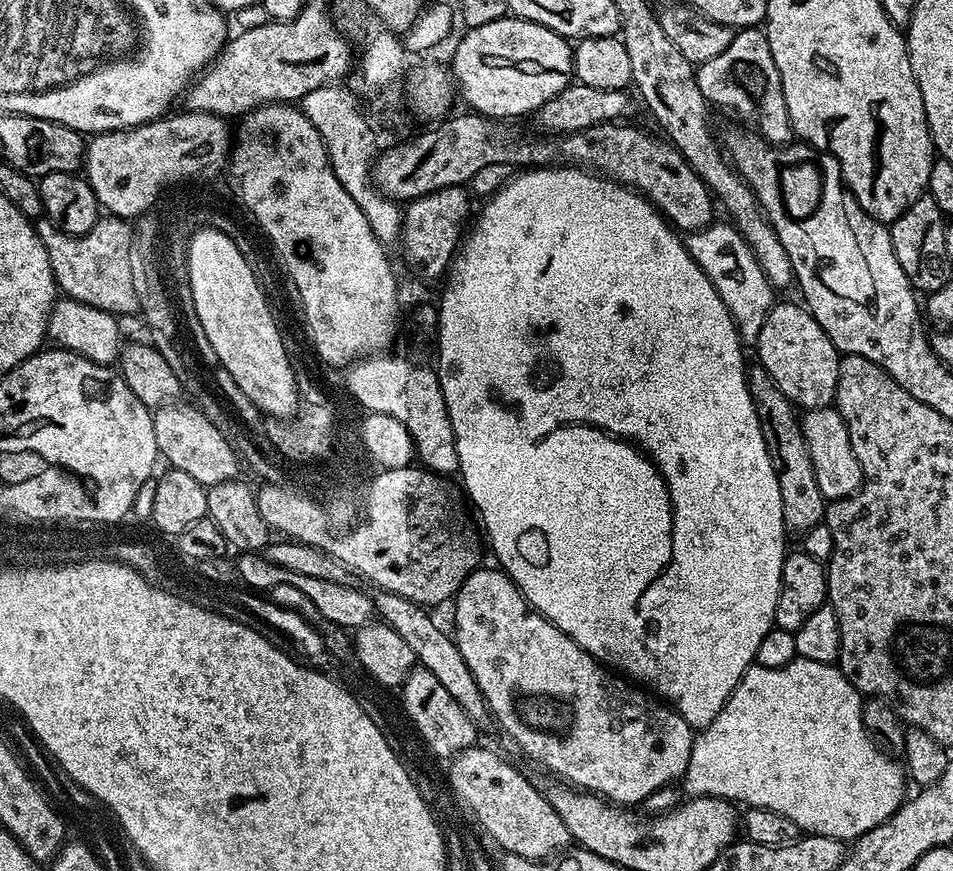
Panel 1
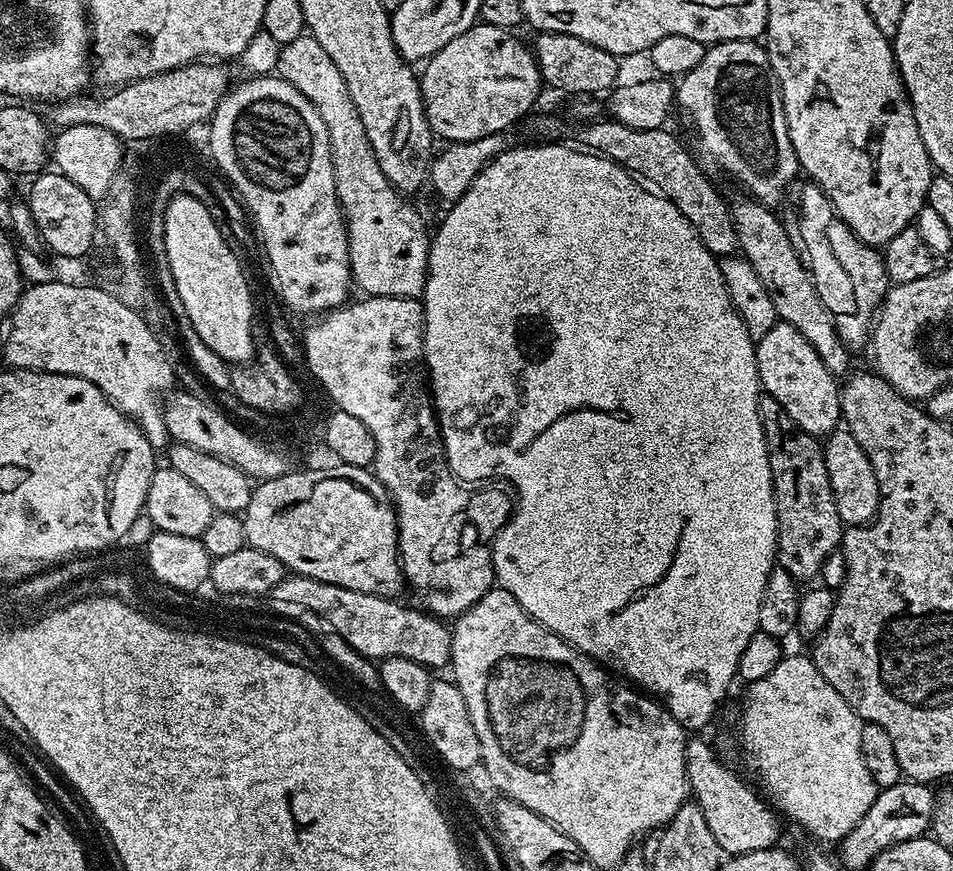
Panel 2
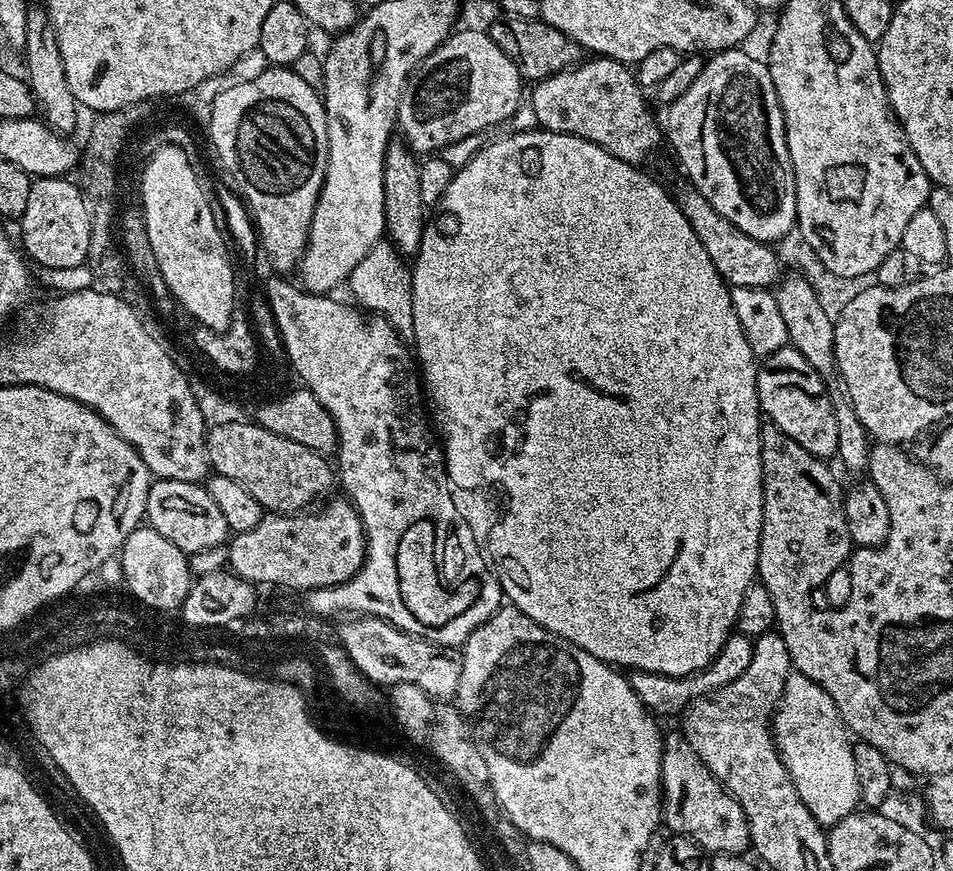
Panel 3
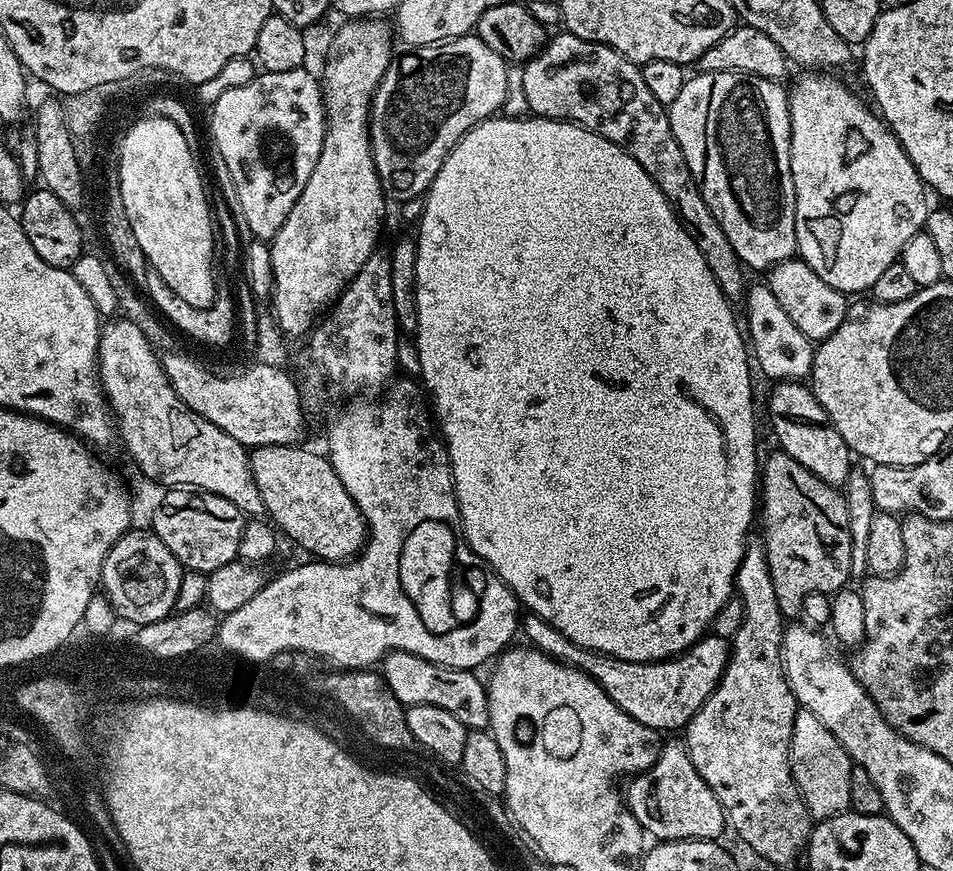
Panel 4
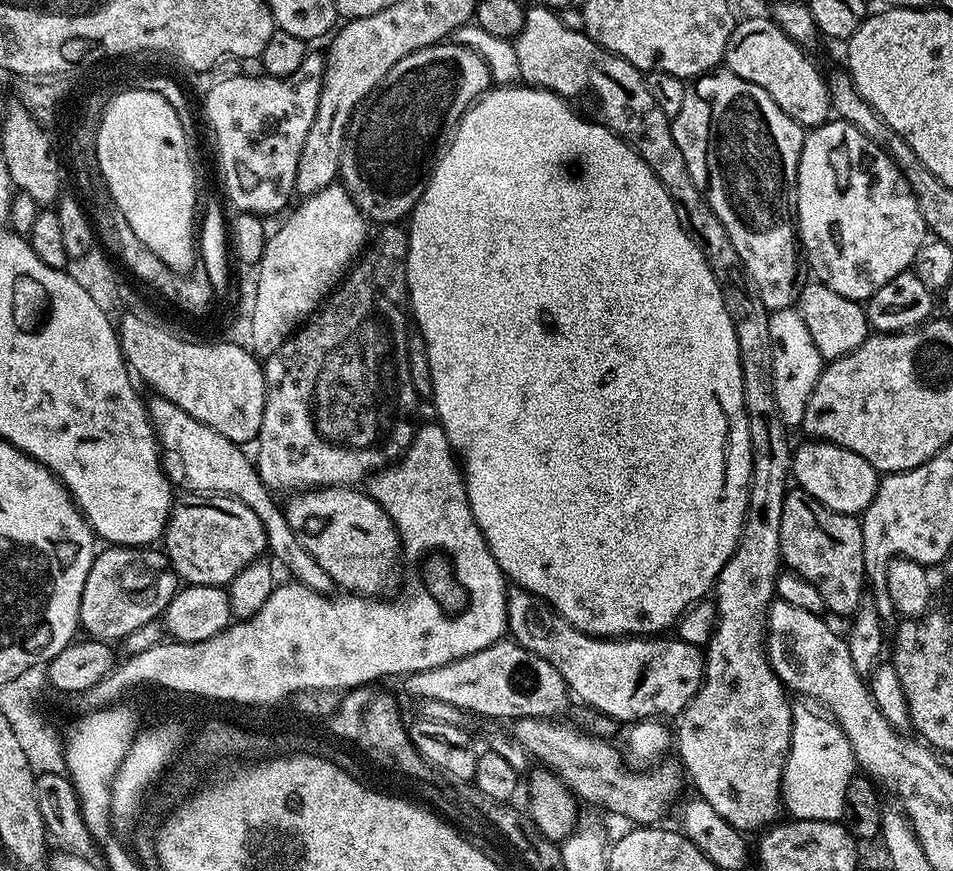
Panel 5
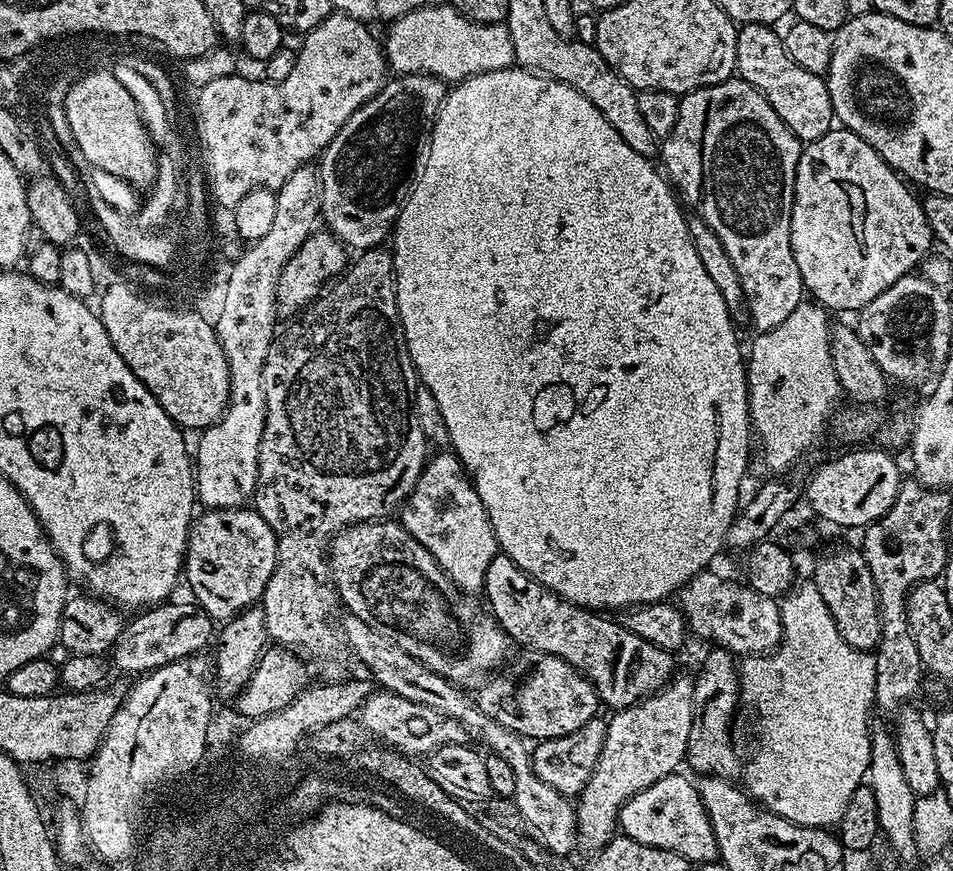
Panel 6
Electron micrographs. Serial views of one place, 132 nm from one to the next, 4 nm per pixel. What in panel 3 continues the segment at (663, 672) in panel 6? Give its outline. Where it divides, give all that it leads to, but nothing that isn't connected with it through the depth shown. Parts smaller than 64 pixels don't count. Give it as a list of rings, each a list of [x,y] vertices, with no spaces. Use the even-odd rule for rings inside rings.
[[[733,631],[728,636],[722,650],[716,655],[714,662],[701,672],[696,672],[693,676],[663,676],[653,672],[633,671],[630,679],[634,694],[647,706],[657,717],[672,716],[675,712],[687,709],[696,703],[702,696],[708,696],[712,692],[718,691],[722,686],[730,686],[730,682],[738,682],[750,667],[750,660],[754,658],[754,640],[751,636],[744,636],[740,631]]]

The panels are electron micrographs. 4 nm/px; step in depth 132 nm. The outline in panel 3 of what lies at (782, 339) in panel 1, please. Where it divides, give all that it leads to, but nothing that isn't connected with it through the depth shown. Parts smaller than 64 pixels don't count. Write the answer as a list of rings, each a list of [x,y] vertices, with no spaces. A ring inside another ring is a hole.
[[[794,347],[774,350],[774,354],[763,357],[756,370],[756,393],[761,413],[782,430],[790,434],[798,446],[810,450],[819,460],[827,461],[836,456],[838,450],[838,422],[834,422],[834,406],[828,397],[824,379],[798,354]]]

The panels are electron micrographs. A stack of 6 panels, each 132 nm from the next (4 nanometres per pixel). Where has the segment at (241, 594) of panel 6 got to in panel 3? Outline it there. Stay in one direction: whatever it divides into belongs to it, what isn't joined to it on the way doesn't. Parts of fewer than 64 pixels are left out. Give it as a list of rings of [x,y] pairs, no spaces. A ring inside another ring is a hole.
[[[153,479],[148,485],[146,520],[153,530],[162,534],[162,538],[174,542],[174,546],[178,546],[178,550],[186,554],[223,545],[230,536],[222,510],[218,510],[207,487],[200,482],[191,484],[177,480]]]

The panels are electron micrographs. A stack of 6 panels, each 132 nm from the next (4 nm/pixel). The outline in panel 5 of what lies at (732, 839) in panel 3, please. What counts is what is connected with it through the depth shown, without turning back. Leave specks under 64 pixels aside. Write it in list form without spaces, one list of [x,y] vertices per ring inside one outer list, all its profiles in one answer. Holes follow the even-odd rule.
[[[527,716],[511,721],[510,735],[526,749],[533,761],[541,760],[544,763],[541,765],[549,771],[555,771],[563,780],[565,788],[575,793],[581,801],[589,800],[616,816],[625,816],[632,820],[628,822],[636,826],[659,825],[663,821],[660,819],[672,807],[672,811],[677,807],[684,784],[686,788],[686,773],[675,759],[665,759],[643,770],[627,772],[624,769],[625,757],[617,747],[611,748],[606,741],[587,736],[568,724],[556,723],[560,722],[552,718]]]

